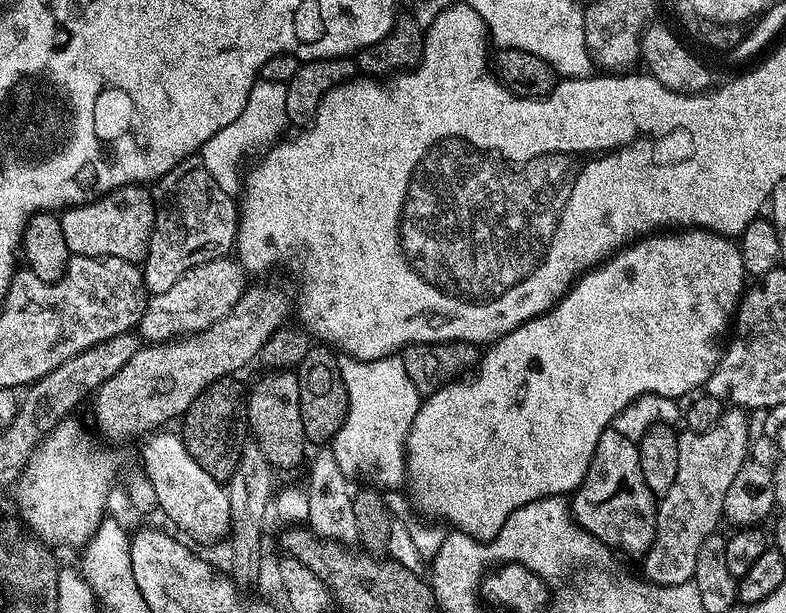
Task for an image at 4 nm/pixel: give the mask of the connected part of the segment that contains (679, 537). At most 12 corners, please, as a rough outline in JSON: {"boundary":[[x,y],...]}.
{"boundary":[[729,407],[678,435],[643,575],[689,583],[722,524],[748,452],[749,413]]}

